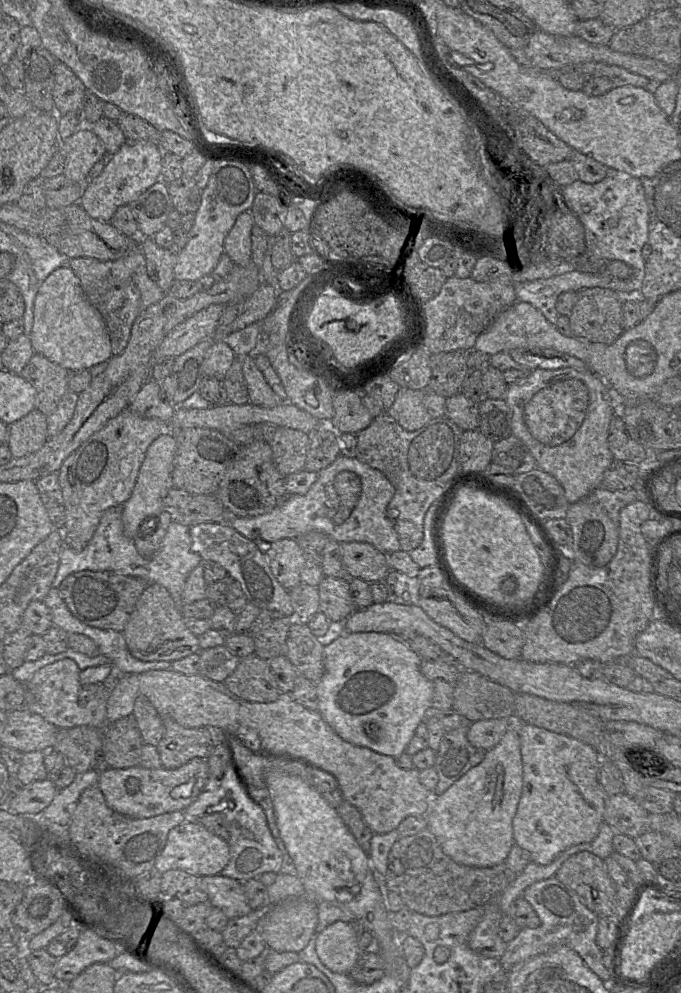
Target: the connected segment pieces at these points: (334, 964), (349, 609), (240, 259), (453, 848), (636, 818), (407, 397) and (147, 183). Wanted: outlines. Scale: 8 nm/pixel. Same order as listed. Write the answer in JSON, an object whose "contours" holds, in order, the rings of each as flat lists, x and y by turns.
{"contours":[[[336,921,321,931,315,945,320,961,340,974,349,974,362,954,353,925,343,921]],[[325,576,317,586,319,611,324,613,334,625,343,622,355,611,351,597,350,579]],[[250,211,242,212,224,239,224,253,235,265,249,265,251,262,251,231,254,219]],[[512,718,510,719,511,719,510,728,501,738,500,742,495,747,493,747,492,749,486,752,485,759,479,765,470,769,465,775,463,775,458,781,456,781,443,794,440,794,439,796,434,796,431,799,431,807,428,814,426,815,427,829,429,829,436,837,443,852,458,864,469,866,469,867,477,867,477,868,496,866,498,864,504,863,504,861,508,857,513,847,514,844,513,819,518,808,518,804,520,801,522,788,523,788,523,764,522,764,518,725,526,724,526,723,523,723,521,721,513,721]],[[626,793,606,797,604,822,616,833,633,839,647,833,649,814,651,813,648,813]],[[400,387,392,406,385,412,405,430,416,431,431,419,424,407,425,395,426,390]],[[127,141,115,154,107,156,102,173,84,185,80,205,91,218,110,222,118,207,129,205,161,179,163,154,159,144]]]}

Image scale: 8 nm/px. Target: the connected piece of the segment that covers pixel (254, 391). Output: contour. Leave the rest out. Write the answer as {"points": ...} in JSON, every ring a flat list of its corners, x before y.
{"points":[[253,355,241,358,242,372,245,379,249,402,263,407,276,407,282,403,272,390,262,372,257,368]]}

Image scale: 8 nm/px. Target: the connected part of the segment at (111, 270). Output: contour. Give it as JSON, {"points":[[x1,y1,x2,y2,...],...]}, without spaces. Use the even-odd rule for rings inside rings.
{"points":[[133,247,131,251,117,260,99,260,91,257,72,258,68,266,79,278,82,290,89,302,105,320,112,355,121,354,128,344,132,325,139,314,166,295,166,292,149,277,145,256,141,249]]}

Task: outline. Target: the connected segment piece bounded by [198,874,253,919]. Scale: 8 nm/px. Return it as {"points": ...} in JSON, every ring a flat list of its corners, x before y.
{"points":[[203,876,200,887,208,895,208,903,220,909,229,919,245,916,251,911,243,891,243,882,225,876]]}

